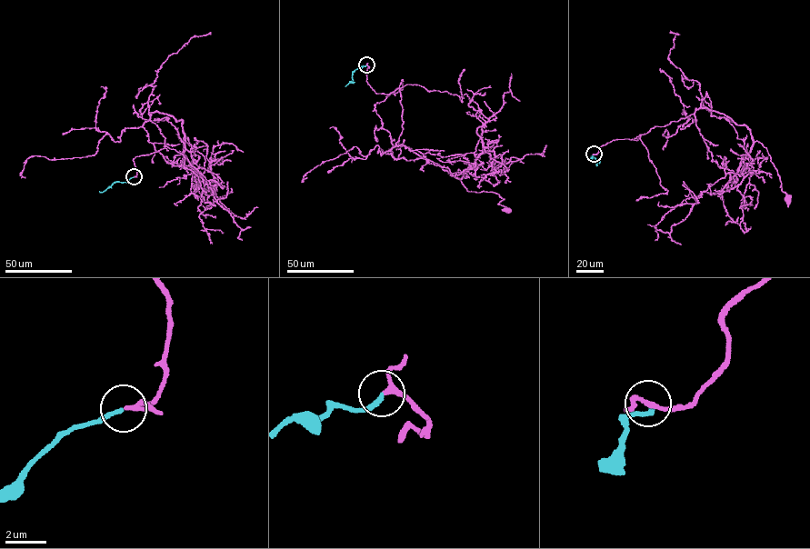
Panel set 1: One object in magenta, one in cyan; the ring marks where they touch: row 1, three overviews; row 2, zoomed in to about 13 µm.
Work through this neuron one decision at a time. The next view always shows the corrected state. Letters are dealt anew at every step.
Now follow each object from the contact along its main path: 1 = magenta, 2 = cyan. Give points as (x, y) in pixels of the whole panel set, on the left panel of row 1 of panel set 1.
1: (134, 176), (134, 158), (164, 146), (149, 120), (157, 111), (182, 120), (184, 140), (204, 157), (197, 185)
2: (134, 176), (126, 182), (114, 182), (103, 192), (99, 191)

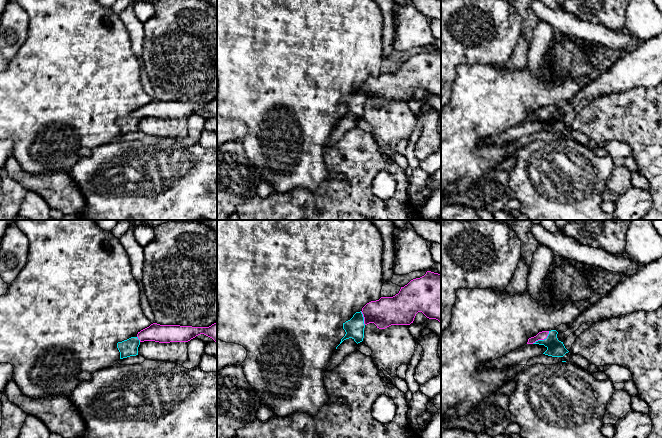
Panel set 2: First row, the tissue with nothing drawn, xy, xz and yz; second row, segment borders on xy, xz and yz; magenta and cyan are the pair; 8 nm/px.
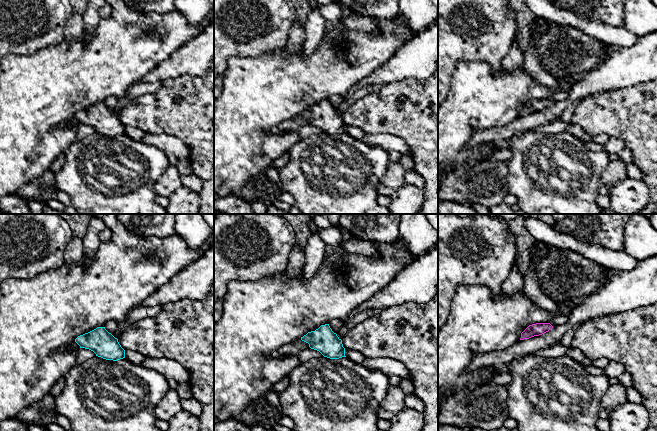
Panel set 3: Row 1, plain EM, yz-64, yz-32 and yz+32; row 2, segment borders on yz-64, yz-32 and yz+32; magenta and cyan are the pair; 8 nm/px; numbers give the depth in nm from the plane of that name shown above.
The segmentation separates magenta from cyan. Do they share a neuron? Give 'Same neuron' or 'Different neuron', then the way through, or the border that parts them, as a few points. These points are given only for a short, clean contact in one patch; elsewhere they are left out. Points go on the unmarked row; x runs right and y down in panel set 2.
Same neuron. Path across: yz (542, 111), (542, 115), (555, 124)

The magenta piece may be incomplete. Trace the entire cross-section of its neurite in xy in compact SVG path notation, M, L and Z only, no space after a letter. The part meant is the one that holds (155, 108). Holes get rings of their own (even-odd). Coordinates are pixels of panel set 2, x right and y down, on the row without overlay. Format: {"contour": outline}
{"contour": "M217 98L209 103L192 103L180 101L151 100L138 108L136 113L117 119L120 135L138 131L141 118L155 117L159 119L188 118L196 112L204 110L217 118Z"}

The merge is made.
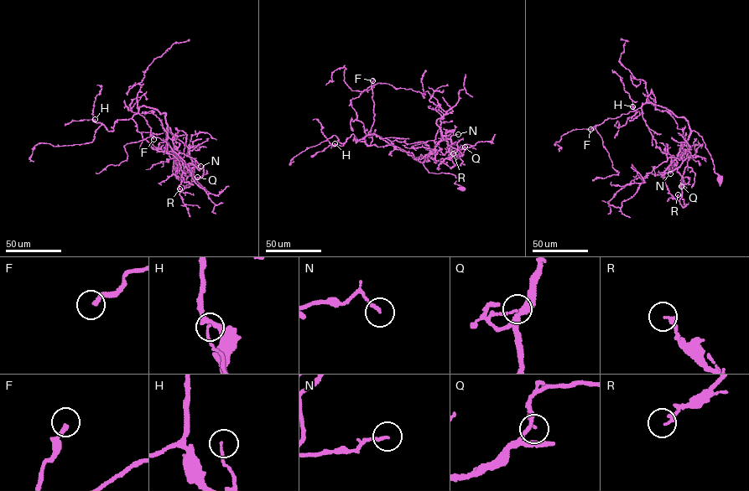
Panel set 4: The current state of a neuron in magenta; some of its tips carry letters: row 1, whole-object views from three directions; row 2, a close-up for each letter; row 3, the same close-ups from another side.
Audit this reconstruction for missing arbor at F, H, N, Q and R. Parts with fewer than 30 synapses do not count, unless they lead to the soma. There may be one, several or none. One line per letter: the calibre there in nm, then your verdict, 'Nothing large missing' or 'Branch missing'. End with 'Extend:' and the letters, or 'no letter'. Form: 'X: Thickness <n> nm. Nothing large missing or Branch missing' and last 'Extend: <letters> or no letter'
F: Thickness 190 nm. Branch missing
H: Thickness 90 nm. Nothing large missing
N: Thickness 150 nm. Nothing large missing
Q: Thickness 100 nm. Nothing large missing
R: Thickness 160 nm. Nothing large missing
Extend: F

